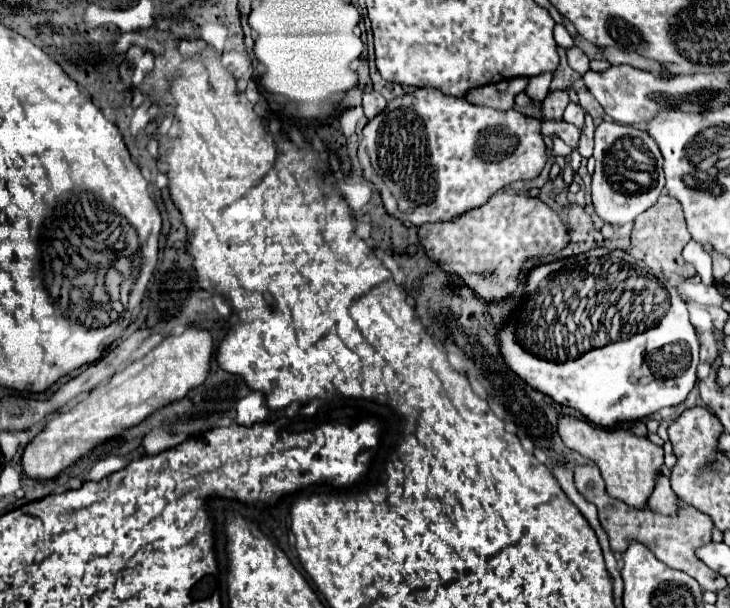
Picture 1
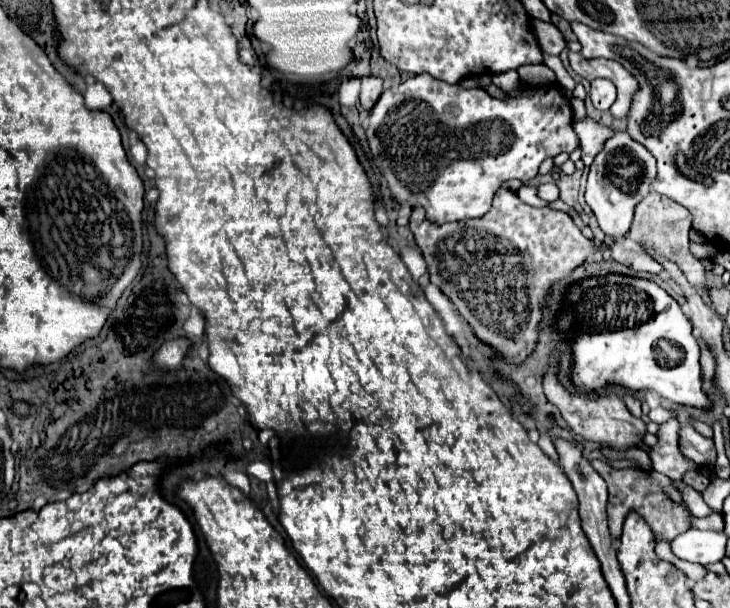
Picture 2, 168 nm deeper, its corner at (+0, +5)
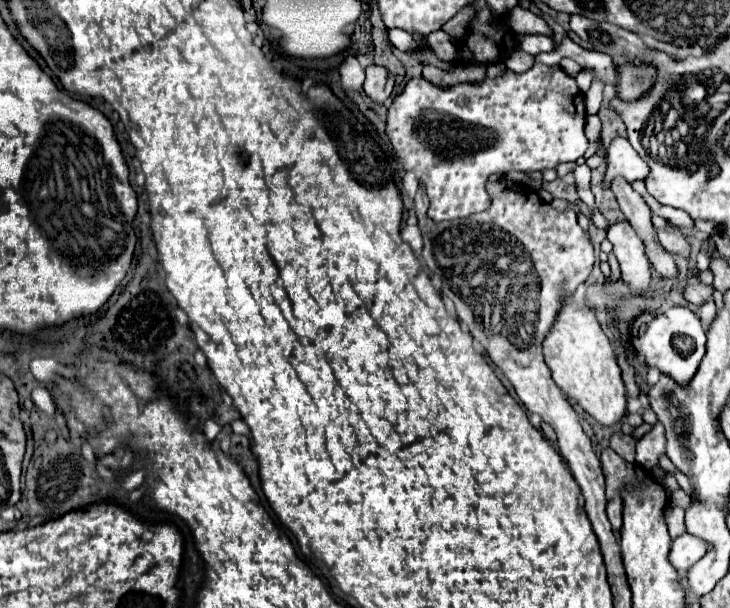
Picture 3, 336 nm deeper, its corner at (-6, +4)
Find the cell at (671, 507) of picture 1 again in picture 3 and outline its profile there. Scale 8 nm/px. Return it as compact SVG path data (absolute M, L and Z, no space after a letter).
M622 432L612 434L610 446L614 448L616 454L620 454L622 458L626 458L626 462L634 462L634 446L636 446L636 440L630 434L622 434Z

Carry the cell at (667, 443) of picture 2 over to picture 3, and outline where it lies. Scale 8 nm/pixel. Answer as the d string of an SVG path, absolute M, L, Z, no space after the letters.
M658 422L654 428L644 434L636 444L636 462L644 468L652 468L660 464L660 456L666 454L666 434L664 426Z

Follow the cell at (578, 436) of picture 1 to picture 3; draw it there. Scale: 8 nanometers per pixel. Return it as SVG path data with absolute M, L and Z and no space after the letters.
M574 298L564 302L558 322L552 326L552 332L544 340L544 358L552 370L556 386L580 408L584 408L598 424L614 426L624 416L628 416L626 388L616 364L616 356L612 352L610 338L600 328L588 304L578 304Z

